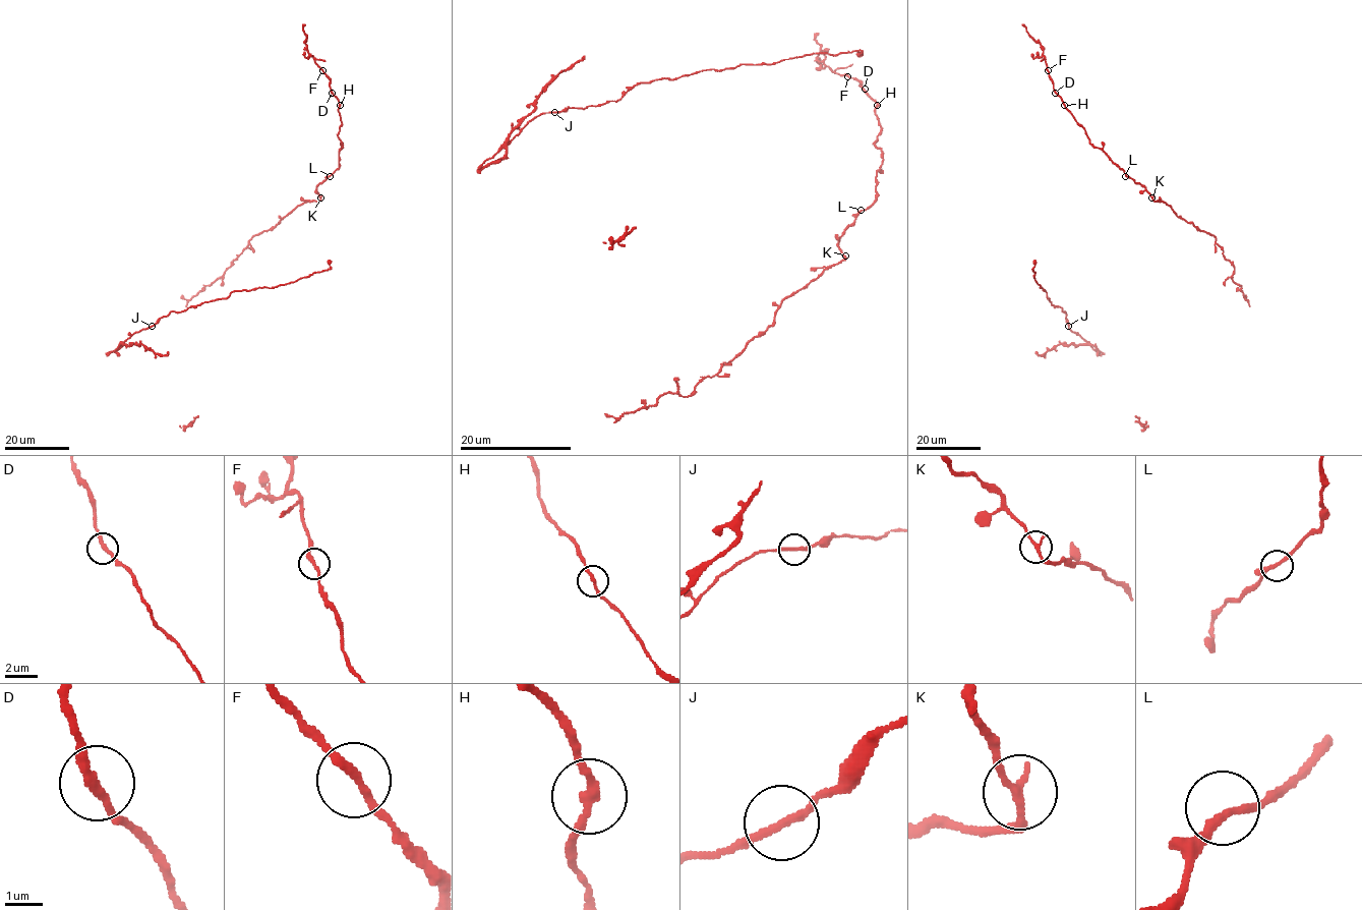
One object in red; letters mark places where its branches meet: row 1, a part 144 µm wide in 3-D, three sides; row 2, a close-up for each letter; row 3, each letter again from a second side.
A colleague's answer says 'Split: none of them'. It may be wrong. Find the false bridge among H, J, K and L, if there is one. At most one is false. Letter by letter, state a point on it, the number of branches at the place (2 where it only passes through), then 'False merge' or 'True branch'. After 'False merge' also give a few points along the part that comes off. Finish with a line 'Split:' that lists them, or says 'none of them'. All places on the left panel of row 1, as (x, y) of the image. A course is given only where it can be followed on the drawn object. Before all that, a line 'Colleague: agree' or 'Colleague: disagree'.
Colleague: agree
H: Place: (340, 105). Branches: 2. True branch
J: Place: (152, 326). Branches: 2. True branch
K: Place: (320, 197). Branches: 2. True branch
L: Place: (330, 176). Branches: 2. True branch
Split: none of them

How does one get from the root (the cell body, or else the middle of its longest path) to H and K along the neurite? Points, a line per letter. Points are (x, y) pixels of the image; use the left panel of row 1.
H: (330, 176), (339, 168), (339, 152), (343, 148), (338, 136), (342, 123), (339, 105)
K: (330, 176), (316, 187), (320, 197)

